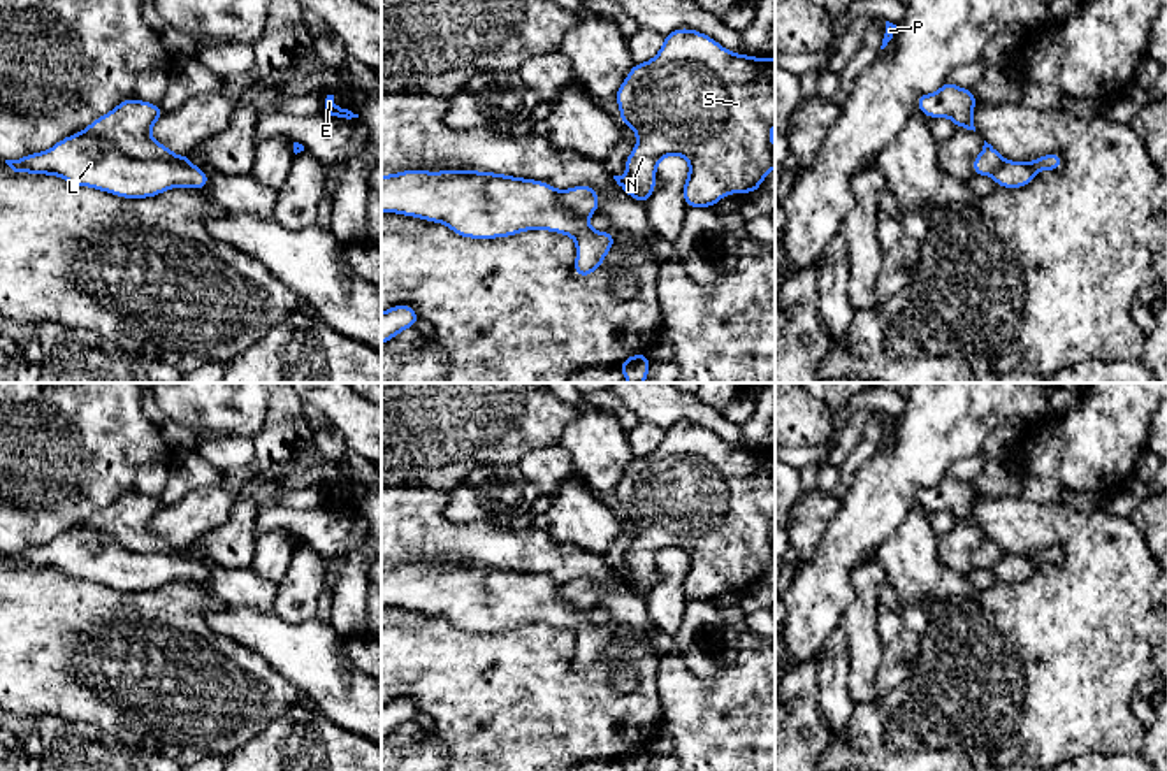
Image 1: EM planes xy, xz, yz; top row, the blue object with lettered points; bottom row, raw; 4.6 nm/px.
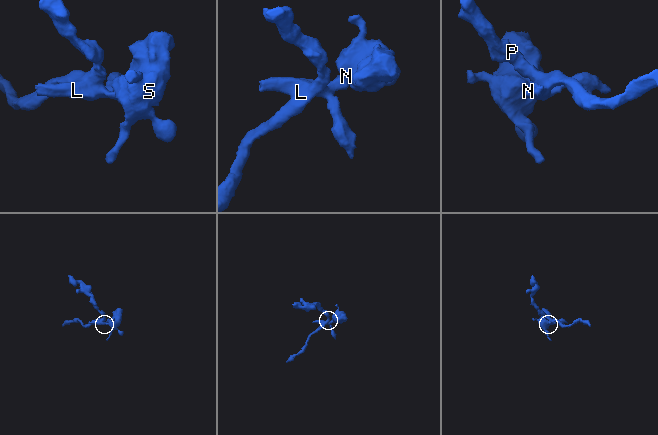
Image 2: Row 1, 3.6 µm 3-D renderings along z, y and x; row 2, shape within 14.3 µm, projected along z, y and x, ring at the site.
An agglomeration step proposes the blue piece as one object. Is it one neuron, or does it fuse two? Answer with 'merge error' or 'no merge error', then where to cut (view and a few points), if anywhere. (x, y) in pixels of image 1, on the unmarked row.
merge error; cut xy (83, 524), (108, 533), (132, 550), (174, 552), (194, 561)

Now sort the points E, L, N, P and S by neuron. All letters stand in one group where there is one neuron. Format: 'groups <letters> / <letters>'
groups E N P S / L

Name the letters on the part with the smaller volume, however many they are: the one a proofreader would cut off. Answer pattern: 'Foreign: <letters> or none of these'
Foreign: L

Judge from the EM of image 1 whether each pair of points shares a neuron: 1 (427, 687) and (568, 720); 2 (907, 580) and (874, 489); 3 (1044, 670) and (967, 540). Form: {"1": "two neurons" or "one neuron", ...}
{"1": "one neuron", "2": "two neurons", "3": "two neurons"}

